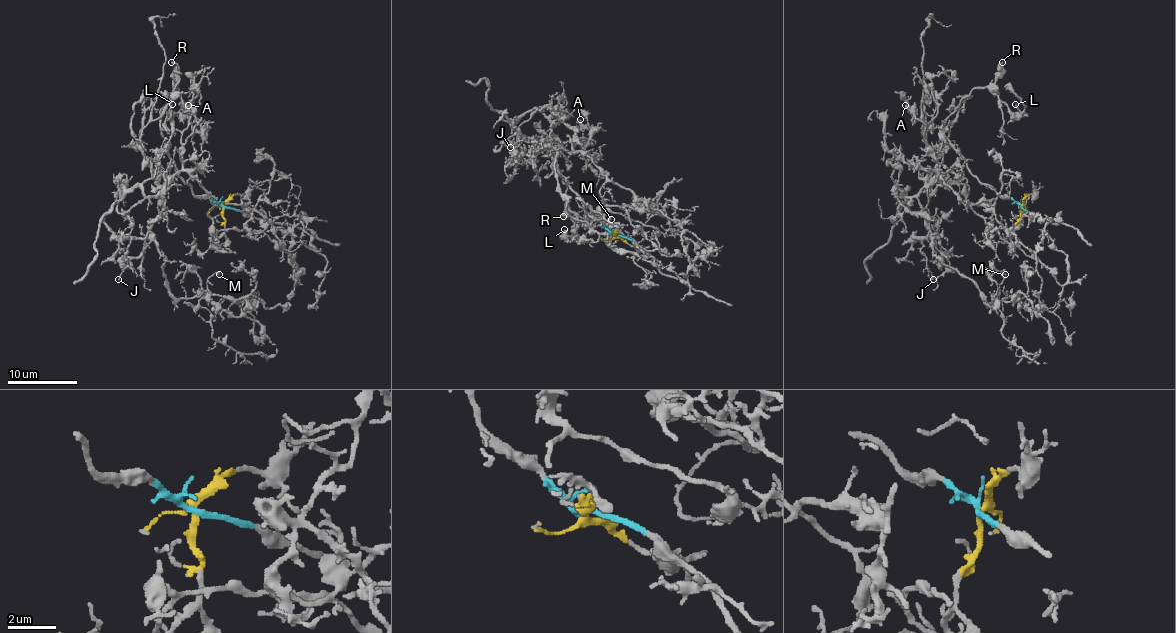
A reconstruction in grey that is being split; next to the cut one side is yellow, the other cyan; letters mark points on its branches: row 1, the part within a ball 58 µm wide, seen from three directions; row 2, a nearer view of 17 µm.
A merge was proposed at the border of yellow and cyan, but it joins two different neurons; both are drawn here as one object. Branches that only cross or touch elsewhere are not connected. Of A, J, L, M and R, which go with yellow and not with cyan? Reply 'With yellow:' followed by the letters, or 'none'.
With yellow: A, J, M

